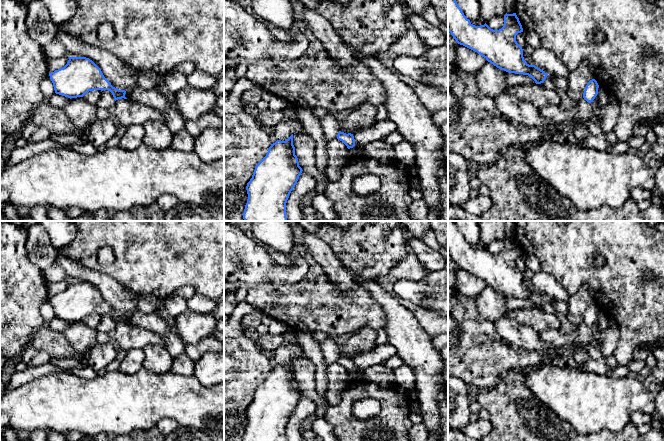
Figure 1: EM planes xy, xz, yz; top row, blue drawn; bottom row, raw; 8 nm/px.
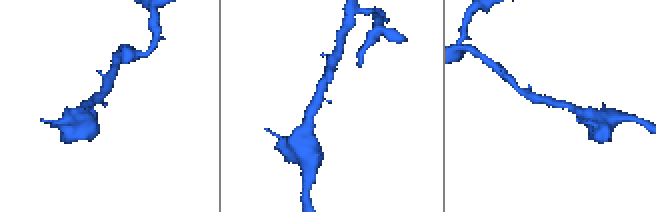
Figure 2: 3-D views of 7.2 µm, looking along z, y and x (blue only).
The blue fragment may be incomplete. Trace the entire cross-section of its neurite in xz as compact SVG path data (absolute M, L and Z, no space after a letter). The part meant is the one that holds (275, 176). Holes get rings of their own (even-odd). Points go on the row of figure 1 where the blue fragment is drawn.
M293 134L285 141L277 140L271 144L266 156L255 166L252 178L247 183L248 199L243 213L244 221L288 221L286 203L302 171L295 155Z

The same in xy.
M69 57L63 68L49 73L49 76L55 93L70 99L83 97L93 90L108 90L115 101L122 98L127 99L126 91L113 87L104 77L101 69L86 57Z

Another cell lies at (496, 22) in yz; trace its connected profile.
M494 16L486 24L493 30L499 30L504 25L504 16Z

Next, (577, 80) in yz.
M586 60L581 61L578 67L575 70L571 71L567 77L568 96L576 102L582 100L585 87L587 83L592 79L593 69L591 64Z

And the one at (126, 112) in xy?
M124 98L115 101L112 116L118 125L125 127L142 125L147 121L165 122L158 109Z

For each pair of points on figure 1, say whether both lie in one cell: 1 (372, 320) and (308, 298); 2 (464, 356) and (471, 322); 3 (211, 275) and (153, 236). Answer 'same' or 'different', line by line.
1: same
2: same
3: same

